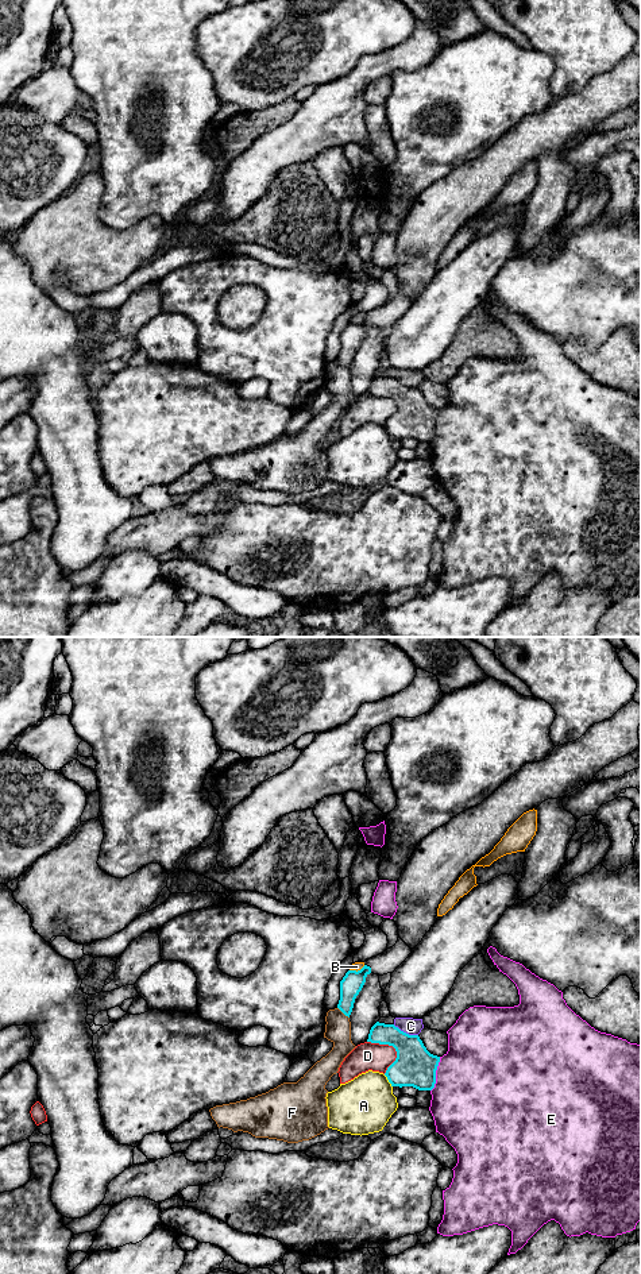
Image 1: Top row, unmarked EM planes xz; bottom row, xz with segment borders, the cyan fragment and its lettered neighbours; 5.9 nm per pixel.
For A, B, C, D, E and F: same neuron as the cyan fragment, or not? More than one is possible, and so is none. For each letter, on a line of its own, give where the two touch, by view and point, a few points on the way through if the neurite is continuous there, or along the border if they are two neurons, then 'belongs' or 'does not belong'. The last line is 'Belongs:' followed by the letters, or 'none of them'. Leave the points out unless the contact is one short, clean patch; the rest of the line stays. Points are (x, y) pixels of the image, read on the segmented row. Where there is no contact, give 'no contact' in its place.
A: contact xz (389, 1081); border xz (383, 1074), (392, 1087); does not belong
B: contact xz (355, 971); border xz (365, 965), (356, 971), (350, 971); does not belong
C: contact xz (405, 1033); border xz (393, 1025), (409, 1034), (417, 1035); does not belong
D: contact xz (393, 1046); does not belong
E: contact xz (435, 1074); does not belong
F: contact xz (343, 1012); does not belong
Belongs: none of them

